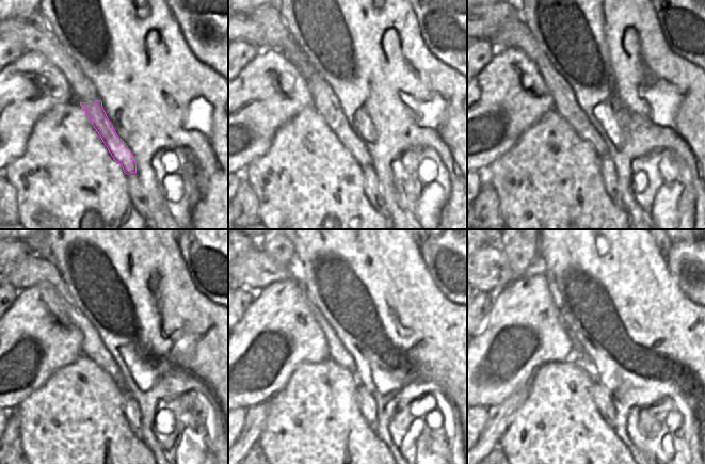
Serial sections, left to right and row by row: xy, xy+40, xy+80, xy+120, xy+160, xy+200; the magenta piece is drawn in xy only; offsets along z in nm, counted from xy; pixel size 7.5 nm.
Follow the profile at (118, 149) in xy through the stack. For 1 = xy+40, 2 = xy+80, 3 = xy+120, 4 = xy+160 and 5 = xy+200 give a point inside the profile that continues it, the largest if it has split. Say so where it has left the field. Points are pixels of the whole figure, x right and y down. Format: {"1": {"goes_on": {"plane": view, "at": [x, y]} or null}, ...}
{"1": {"goes_on": {"plane": "xy+40", "at": [324, 100]}}, "2": {"goes_on": {"plane": "xy+80", "at": [564, 102]}}, "3": {"goes_on": {"plane": "xy+120", "at": [34, 270]}}, "4": {"goes_on": {"plane": "xy+160", "at": [254, 270]}}, "5": {"goes_on": {"plane": "xy+200", "at": [489, 270]}}}

